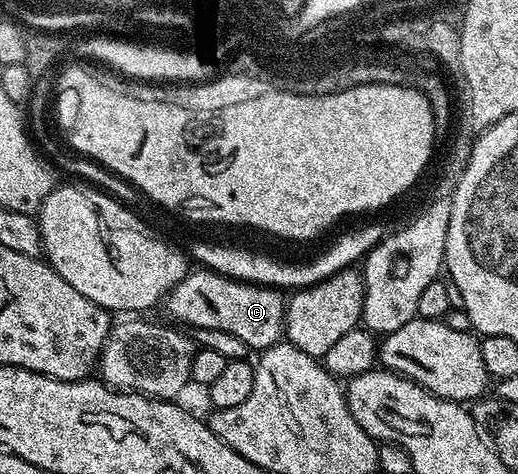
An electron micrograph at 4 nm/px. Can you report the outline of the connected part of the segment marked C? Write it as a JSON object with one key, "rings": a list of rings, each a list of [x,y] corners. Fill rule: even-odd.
{"rings":[[[200,267],[190,271],[182,279],[182,283],[178,283],[178,287],[169,291],[167,305],[169,315],[174,320],[181,321],[176,322],[181,326],[230,331],[230,335],[238,335],[238,339],[242,339],[242,343],[246,343],[252,351],[269,349],[285,336],[286,297],[280,289],[236,281],[211,269]]]}

